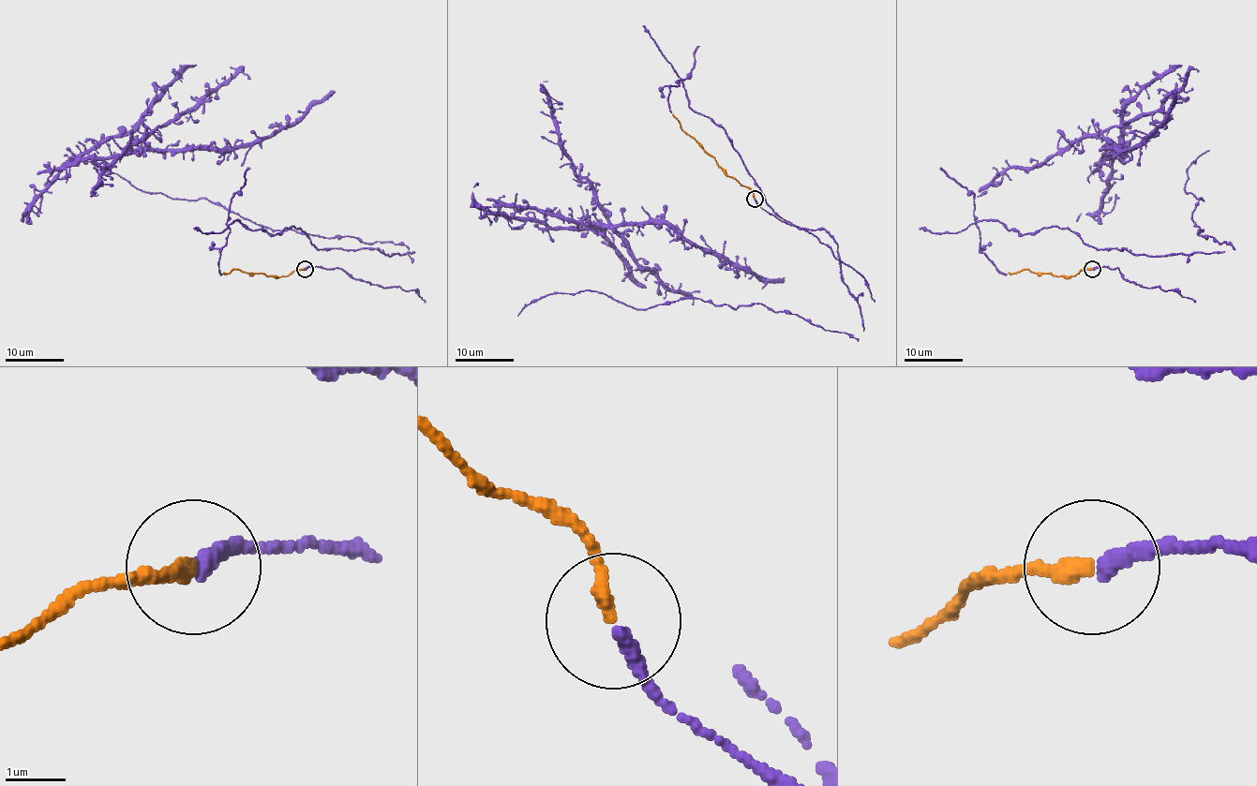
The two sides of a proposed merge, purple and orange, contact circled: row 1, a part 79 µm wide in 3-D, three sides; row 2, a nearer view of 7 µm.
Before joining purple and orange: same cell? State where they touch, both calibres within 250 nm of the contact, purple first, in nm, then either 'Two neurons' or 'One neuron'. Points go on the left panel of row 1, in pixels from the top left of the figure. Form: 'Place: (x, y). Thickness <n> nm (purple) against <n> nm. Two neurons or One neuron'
Place: (305, 269). Thickness 280 nm (purple) against 240 nm. One neuron

